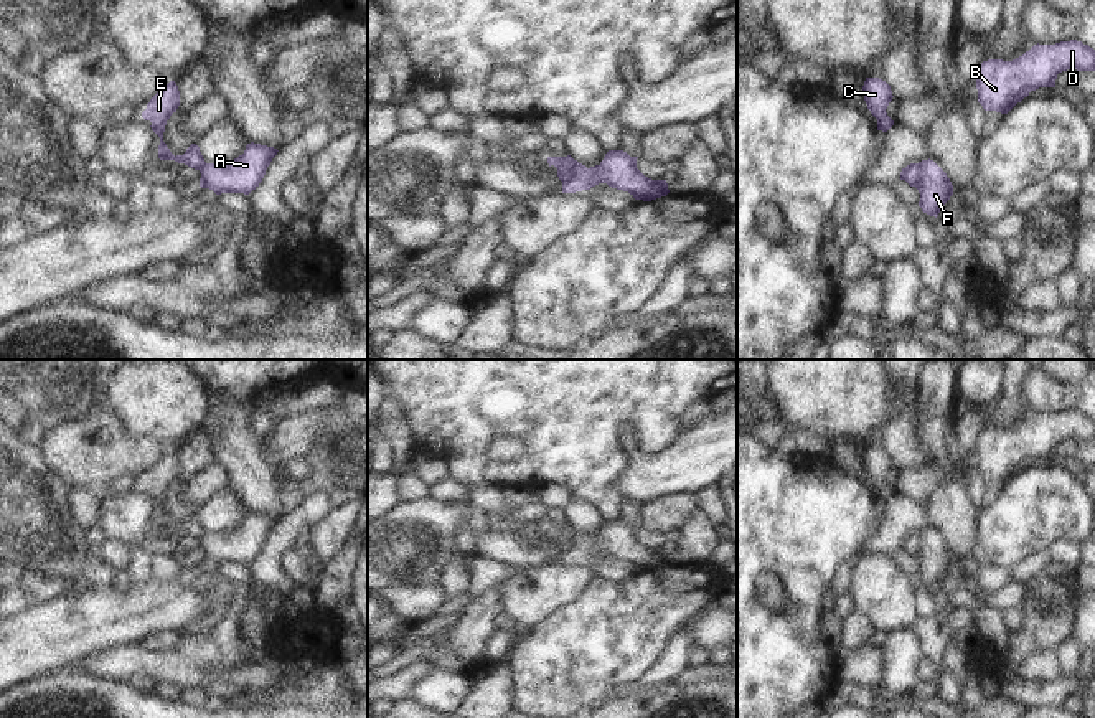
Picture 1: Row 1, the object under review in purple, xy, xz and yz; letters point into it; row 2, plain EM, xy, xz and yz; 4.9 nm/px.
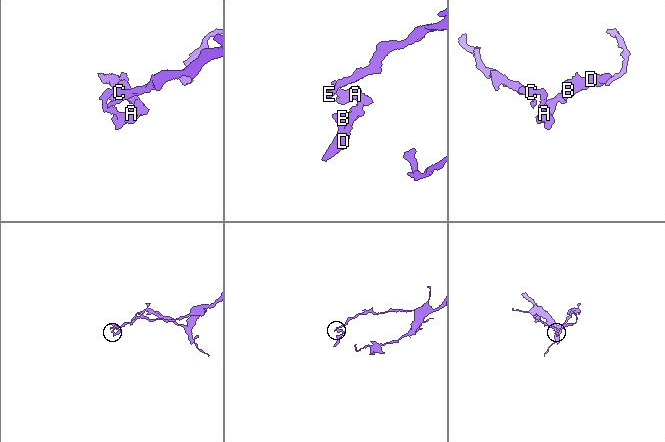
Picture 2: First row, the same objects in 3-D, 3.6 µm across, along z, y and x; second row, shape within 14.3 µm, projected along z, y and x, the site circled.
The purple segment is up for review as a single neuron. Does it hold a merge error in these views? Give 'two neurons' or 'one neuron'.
two neurons

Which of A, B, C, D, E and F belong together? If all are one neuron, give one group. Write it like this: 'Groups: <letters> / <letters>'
Groups: A B D F / C E

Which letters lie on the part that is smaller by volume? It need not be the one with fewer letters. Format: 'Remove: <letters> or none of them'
Remove: A, B, D, F

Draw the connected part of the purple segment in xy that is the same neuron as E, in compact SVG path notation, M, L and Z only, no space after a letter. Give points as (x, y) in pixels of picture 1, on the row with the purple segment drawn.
M170 81L163 86L147 104L147 109L142 112L145 120L152 122L152 130L160 137L158 158L160 160L175 160L185 163L195 170L201 170L206 162L196 144L191 144L183 155L173 155L167 144L163 142L163 132L167 120L180 106L180 91L175 81Z

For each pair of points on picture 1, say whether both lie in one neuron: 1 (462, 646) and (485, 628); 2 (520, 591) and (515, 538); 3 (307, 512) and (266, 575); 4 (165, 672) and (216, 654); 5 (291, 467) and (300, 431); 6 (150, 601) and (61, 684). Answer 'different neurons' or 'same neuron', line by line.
1: same neuron
2: different neurons
3: same neuron
4: same neuron
5: different neurons
6: different neurons

